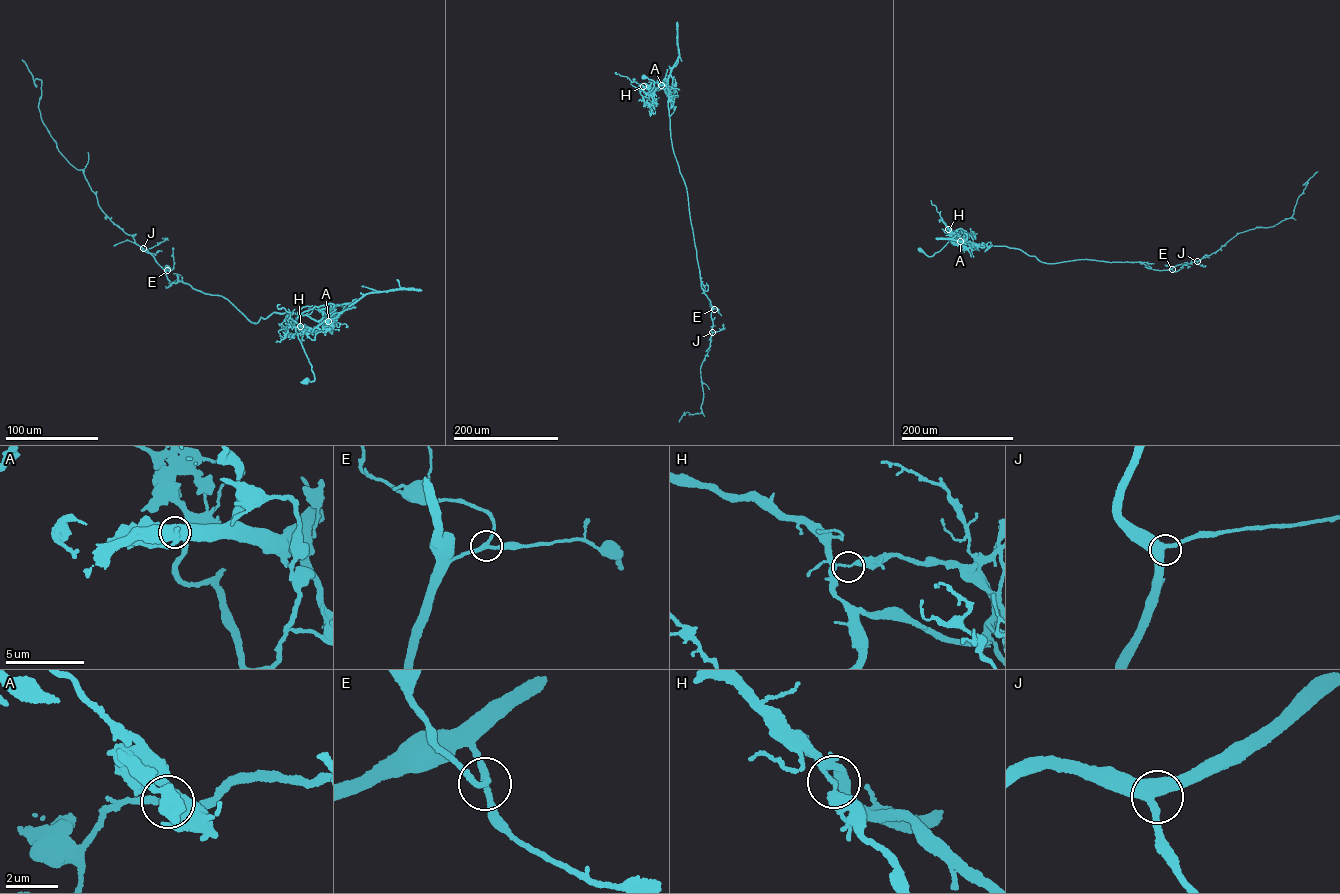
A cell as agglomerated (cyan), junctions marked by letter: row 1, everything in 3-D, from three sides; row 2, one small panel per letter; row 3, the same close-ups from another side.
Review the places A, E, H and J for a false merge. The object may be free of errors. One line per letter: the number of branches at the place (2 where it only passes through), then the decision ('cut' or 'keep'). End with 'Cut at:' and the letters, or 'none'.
A: 3 | keep
E: 3 | keep
H: 3 | cut
J: 3 | keep
Cut at: H

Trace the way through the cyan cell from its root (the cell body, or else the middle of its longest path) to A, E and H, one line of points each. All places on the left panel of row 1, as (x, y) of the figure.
A: (305, 381), (313, 381), (314, 377), (297, 333), (318, 331), (325, 328), (328, 321)
E: (305, 381), (314, 377), (297, 333), (325, 328), (327, 316), (253, 322), (222, 296), (169, 286), (167, 270)
H: (305, 381), (313, 381), (314, 377), (295, 332), (300, 326)

